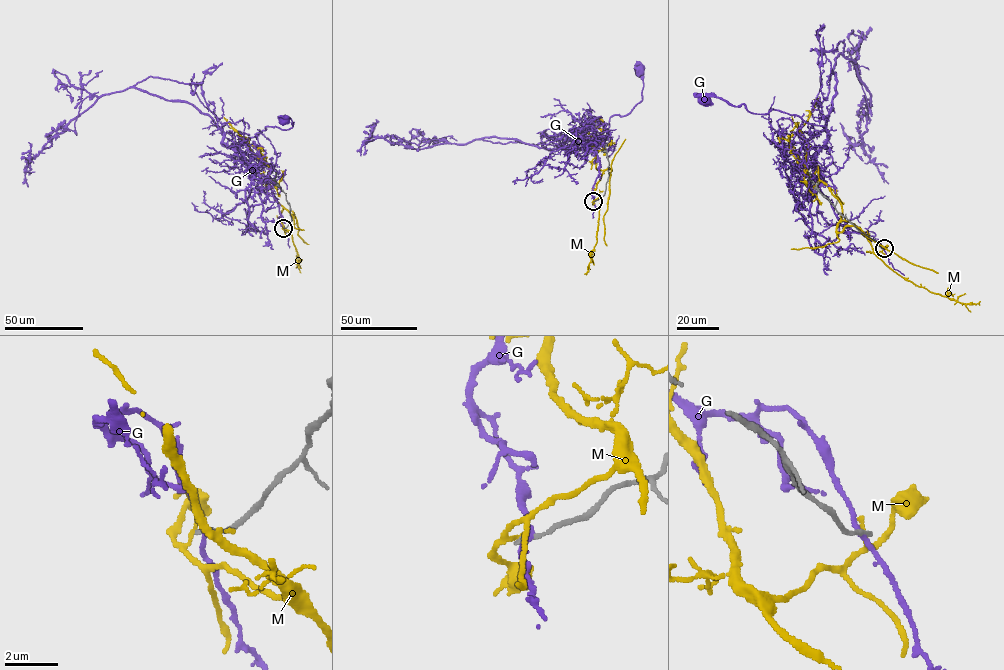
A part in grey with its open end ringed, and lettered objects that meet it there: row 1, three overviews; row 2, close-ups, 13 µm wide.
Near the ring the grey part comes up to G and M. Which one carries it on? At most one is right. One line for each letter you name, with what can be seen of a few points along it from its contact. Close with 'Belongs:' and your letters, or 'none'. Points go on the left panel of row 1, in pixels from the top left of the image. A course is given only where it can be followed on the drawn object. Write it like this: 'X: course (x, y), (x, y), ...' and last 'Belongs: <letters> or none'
Belongs: none

